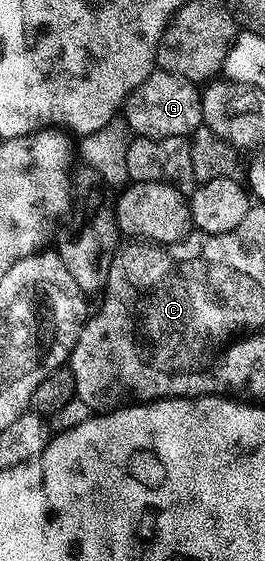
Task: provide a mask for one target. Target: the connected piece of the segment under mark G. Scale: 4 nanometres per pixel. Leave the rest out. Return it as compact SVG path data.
M157 68L126 98L123 118L124 114L125 122L130 127L125 122L124 125L138 138L166 138L167 136L189 138L203 125L201 90L198 83L187 80L183 76L175 76L175 72Z

